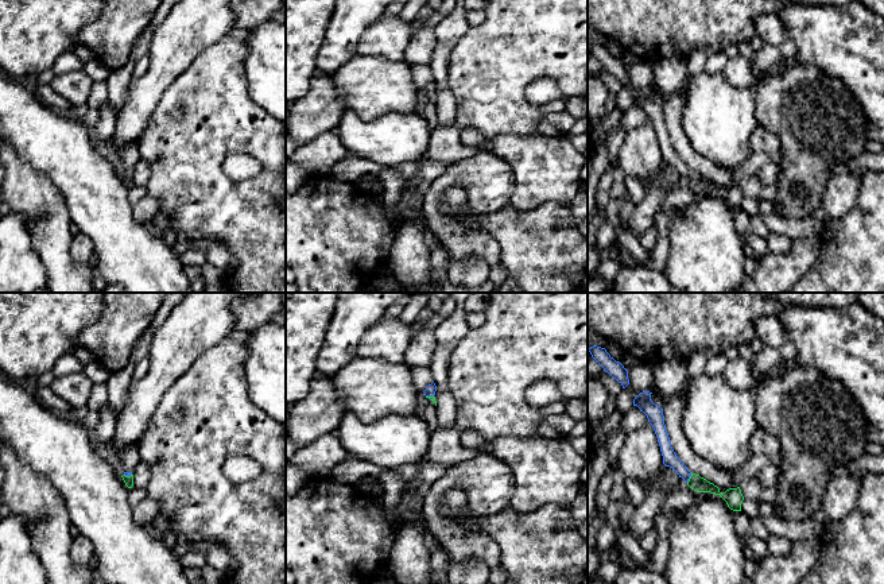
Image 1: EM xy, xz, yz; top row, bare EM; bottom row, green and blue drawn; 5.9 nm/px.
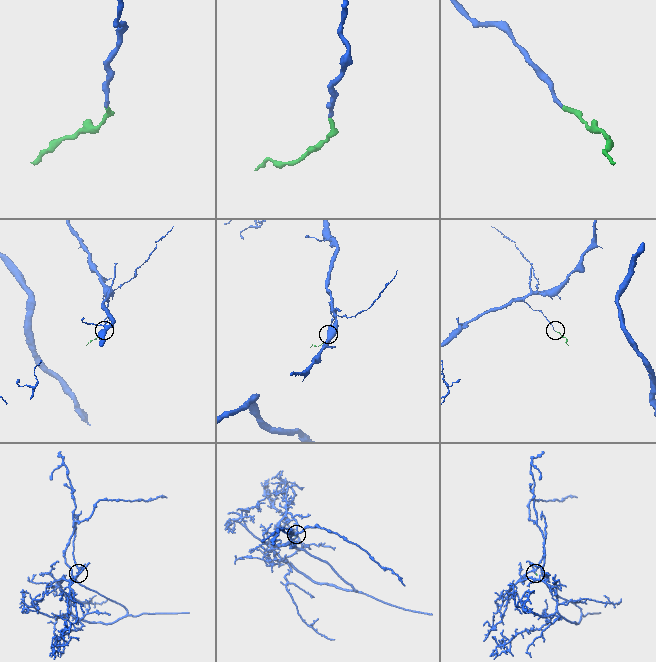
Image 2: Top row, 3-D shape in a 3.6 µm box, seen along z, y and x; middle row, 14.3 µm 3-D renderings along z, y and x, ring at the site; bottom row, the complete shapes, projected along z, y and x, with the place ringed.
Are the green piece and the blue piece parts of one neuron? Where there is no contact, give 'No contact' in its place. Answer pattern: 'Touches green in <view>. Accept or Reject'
Touches green in yz. Accept

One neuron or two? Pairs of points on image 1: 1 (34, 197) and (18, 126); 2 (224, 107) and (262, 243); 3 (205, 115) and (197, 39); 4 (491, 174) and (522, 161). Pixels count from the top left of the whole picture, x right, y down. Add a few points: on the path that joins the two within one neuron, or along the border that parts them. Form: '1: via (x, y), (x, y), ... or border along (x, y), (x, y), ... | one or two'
1: border along (14, 149), (50, 180) | two
2: via (258, 140), (268, 151), (268, 209) | one
3: border along (225, 38), (206, 47), (177, 78) | two
4: border along (488, 150), (511, 167), (514, 189), (510, 198) | two

